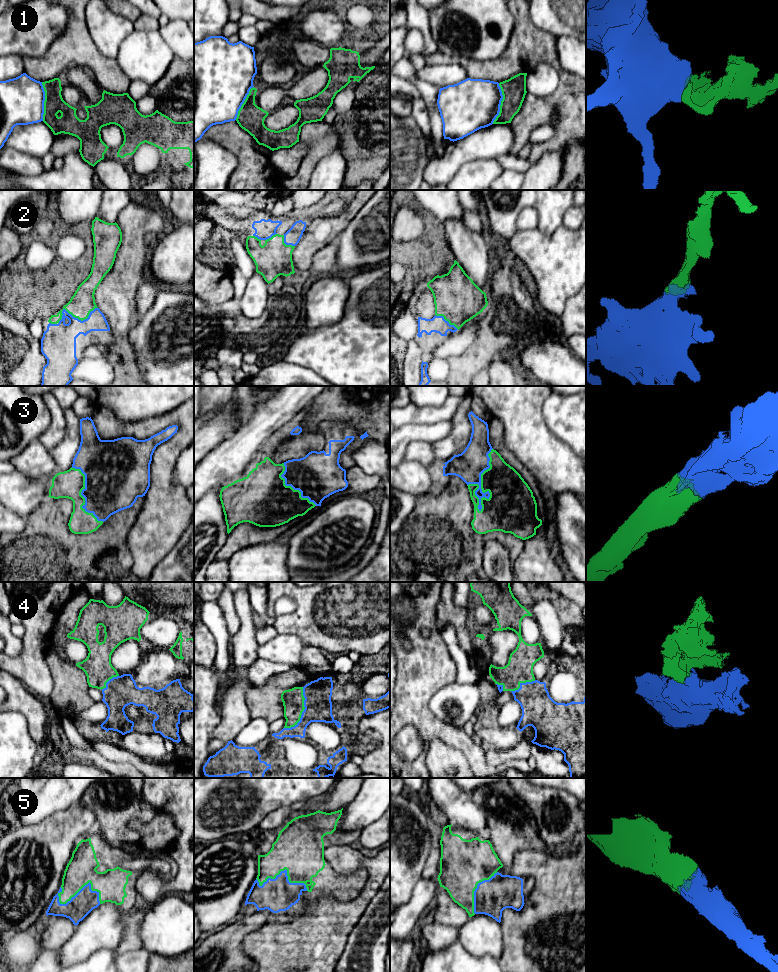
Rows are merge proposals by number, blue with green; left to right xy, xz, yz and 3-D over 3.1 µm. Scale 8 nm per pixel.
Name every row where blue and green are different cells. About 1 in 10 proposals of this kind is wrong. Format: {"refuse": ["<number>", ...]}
{"refuse": ["1"]}

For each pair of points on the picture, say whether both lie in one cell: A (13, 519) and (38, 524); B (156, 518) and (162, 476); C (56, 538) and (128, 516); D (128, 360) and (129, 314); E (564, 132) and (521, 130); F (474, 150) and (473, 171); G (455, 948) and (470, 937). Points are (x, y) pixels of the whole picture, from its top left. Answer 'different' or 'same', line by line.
A: different
B: same
C: same
D: same
E: same
F: different
G: different

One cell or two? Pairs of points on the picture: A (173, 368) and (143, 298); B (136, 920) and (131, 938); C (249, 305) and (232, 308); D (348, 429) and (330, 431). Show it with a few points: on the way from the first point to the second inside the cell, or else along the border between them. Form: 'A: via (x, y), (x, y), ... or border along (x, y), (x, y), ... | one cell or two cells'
A: border along (159, 291), (152, 306), (140, 318) | two cells
B: via (132, 924), (132, 934) | one cell
C: border along (240, 299), (242, 314) | two cells
D: via (344, 431), (334, 431) | one cell

